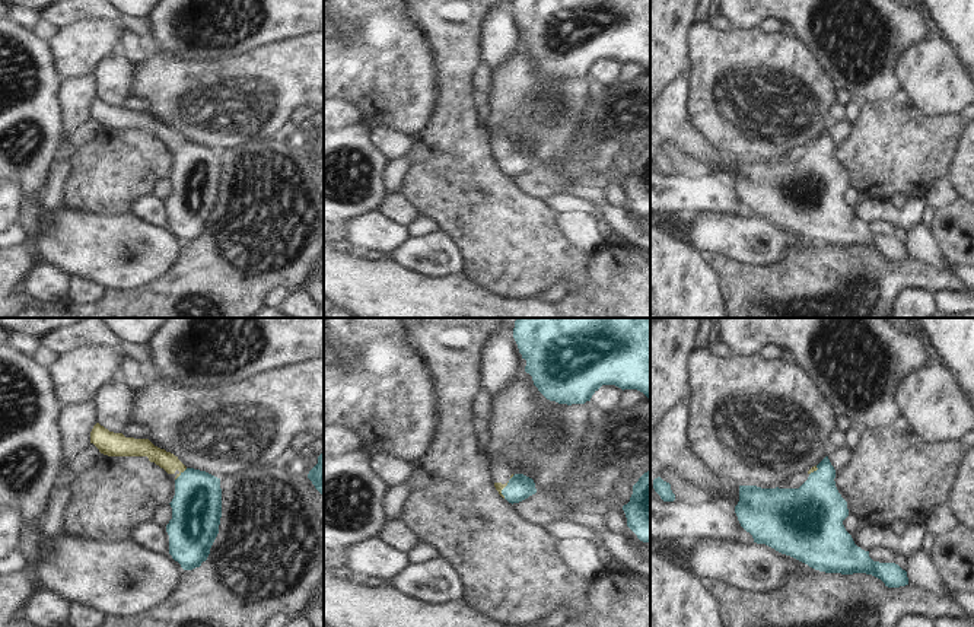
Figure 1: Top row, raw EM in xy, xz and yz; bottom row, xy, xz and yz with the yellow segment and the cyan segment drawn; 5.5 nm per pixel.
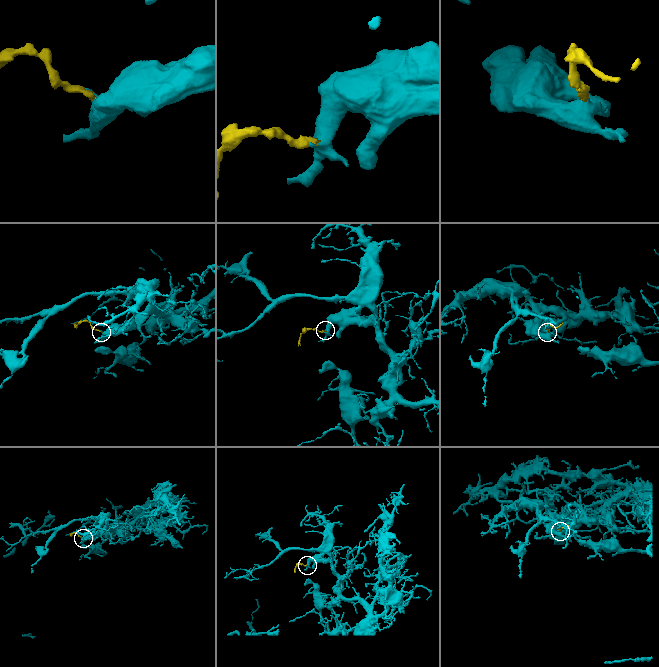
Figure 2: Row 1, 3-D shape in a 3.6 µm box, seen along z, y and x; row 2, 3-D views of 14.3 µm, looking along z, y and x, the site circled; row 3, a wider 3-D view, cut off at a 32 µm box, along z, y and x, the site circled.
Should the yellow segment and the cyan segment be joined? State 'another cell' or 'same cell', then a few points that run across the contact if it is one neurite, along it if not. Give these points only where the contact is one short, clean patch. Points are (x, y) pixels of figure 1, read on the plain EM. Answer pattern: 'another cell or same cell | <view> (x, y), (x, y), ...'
same cell | xy (169, 136), (180, 148), (196, 164), (197, 177)

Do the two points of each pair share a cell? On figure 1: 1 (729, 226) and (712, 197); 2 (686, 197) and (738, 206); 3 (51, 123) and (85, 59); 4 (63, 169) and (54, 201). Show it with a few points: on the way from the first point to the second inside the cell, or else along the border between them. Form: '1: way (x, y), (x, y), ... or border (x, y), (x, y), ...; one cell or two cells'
1: border (753, 215), (702, 215), (693, 217); two cells
2: way (699, 197), (722, 197), (725, 200); one cell
3: border (53, 48), (59, 73), (66, 80); two cells
4: way (57, 177), (54, 194); one cell

